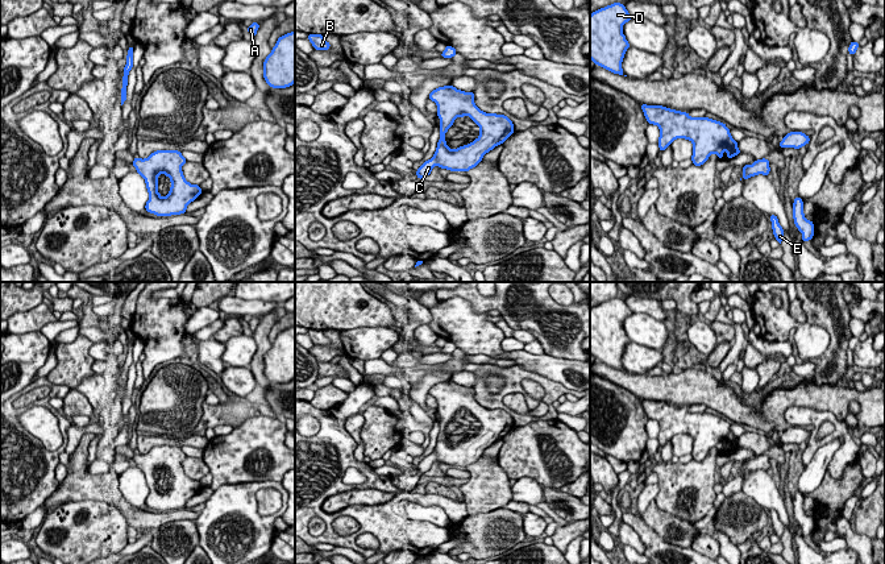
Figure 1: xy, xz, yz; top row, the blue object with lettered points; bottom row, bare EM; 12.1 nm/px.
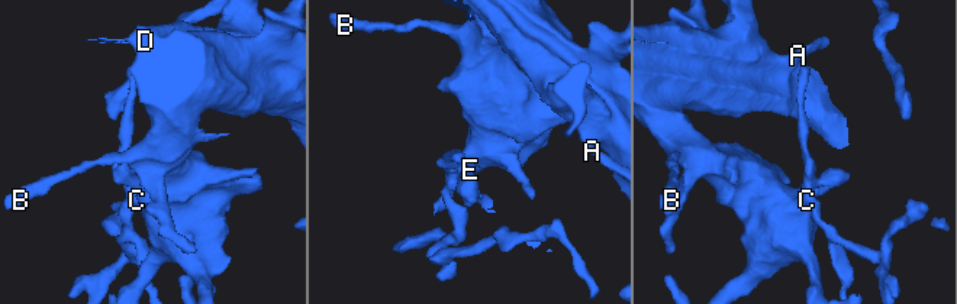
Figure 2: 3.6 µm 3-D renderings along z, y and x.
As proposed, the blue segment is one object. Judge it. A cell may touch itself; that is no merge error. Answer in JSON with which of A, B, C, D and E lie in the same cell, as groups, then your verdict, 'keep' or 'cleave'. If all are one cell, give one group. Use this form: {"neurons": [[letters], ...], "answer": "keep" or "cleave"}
{"neurons": [["A", "B", "C", "D", "E"]], "answer": "keep"}

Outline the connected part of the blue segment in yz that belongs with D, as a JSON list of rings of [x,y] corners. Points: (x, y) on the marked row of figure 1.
[[[614,3],[598,11],[594,11],[590,14],[590,59],[619,75],[624,75],[622,69],[622,62],[627,49],[631,46],[623,34],[623,25],[632,18],[644,18],[644,17],[632,17],[628,11],[626,9],[624,4]]]

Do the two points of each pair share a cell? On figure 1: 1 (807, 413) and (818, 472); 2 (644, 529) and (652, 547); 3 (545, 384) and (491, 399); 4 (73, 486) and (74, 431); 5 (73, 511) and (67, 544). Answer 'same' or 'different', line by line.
1: different
2: same
3: same
4: different
5: same

